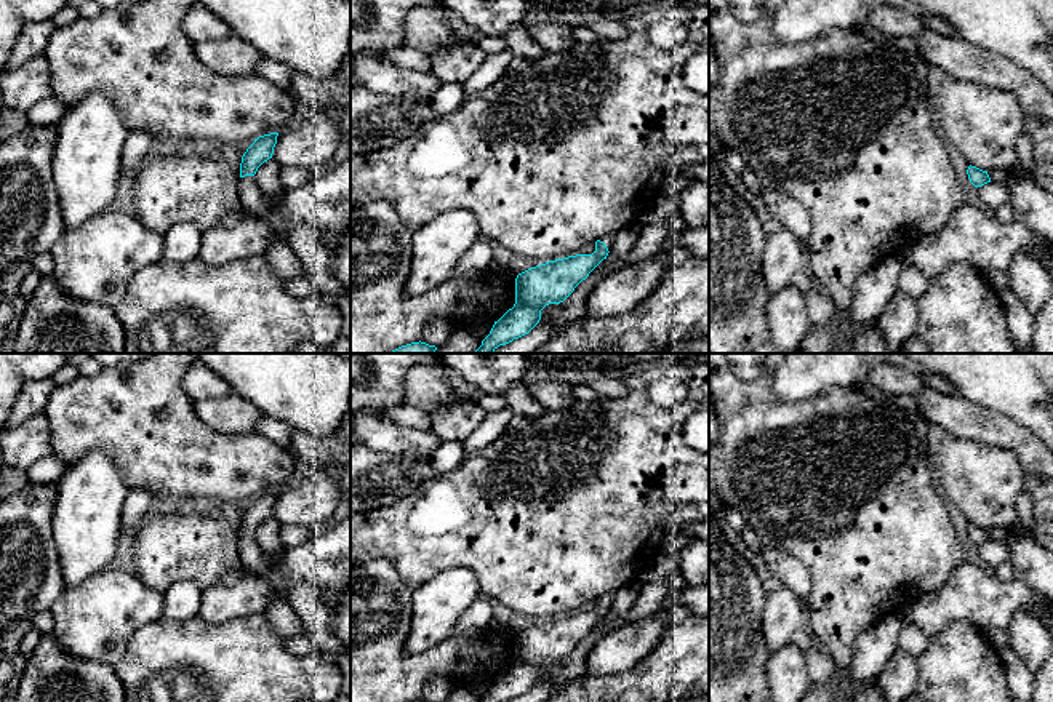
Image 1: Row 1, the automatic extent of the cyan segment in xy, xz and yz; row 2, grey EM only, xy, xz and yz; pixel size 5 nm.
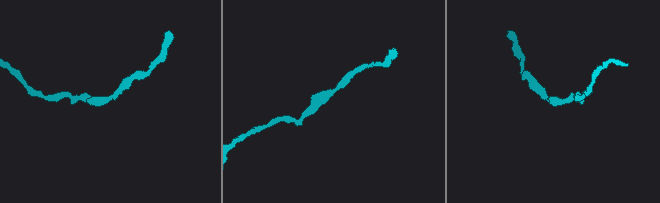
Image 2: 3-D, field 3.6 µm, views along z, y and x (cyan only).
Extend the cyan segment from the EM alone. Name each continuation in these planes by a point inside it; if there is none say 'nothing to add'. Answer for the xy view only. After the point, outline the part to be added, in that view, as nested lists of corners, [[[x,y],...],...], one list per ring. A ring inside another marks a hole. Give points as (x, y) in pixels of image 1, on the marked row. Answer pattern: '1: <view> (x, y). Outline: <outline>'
1: xy (253, 202). Outline: [[[254,176],[240,177],[238,197],[242,201],[242,208],[248,214],[267,221],[274,229],[280,227],[280,217],[275,213],[274,205],[270,205],[266,195],[259,192]]]

